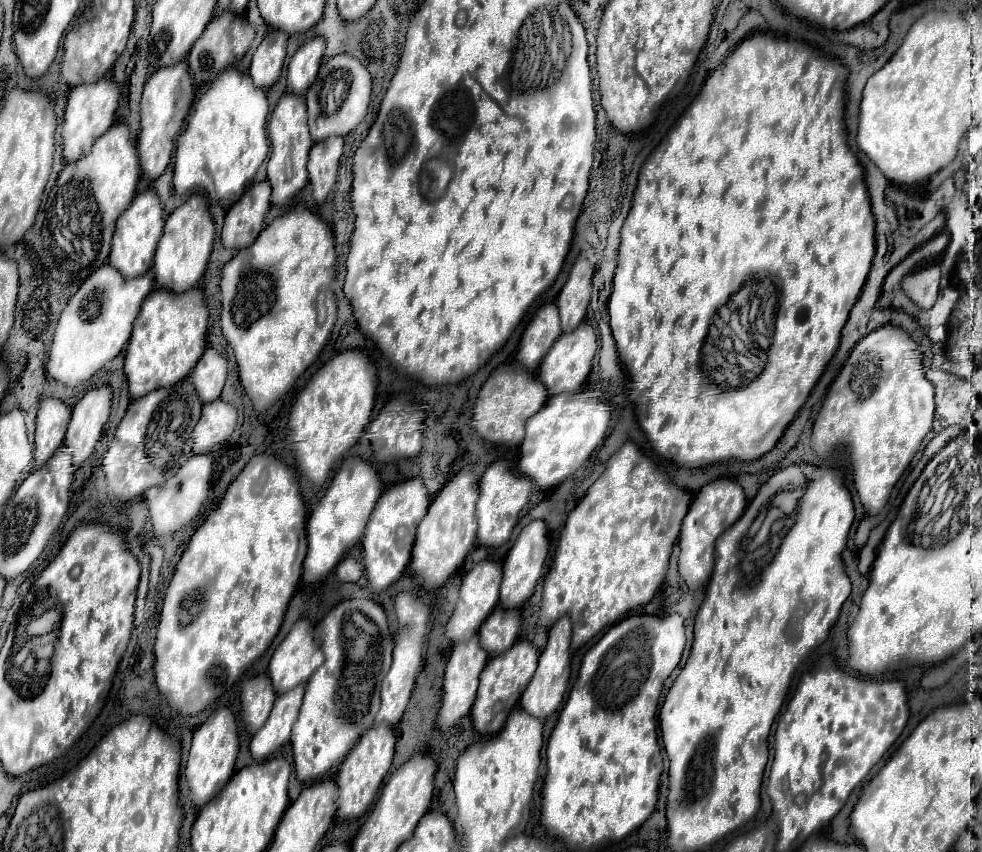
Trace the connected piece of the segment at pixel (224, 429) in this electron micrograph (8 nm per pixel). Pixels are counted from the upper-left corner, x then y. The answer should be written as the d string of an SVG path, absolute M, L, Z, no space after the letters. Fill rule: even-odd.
M215 400L203 406L199 424L193 430L193 454L211 452L213 446L225 442L237 426L237 410L233 404Z

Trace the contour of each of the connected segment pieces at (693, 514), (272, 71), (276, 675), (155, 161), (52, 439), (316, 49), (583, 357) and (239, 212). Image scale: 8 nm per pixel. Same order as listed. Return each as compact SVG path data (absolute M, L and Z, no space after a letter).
M717 478L709 484L705 484L697 498L693 500L687 516L683 518L683 528L679 534L679 574L687 582L691 590L697 590L709 582L709 576L713 572L713 550L715 550L715 540L729 528L733 526L739 516L743 514L747 506L747 498L743 488L729 478Z
M279 30L267 32L263 42L259 44L257 52L253 54L253 62L249 68L249 74L259 88L273 86L283 70L285 62L285 48L287 48L287 34Z
M299 618L269 662L269 676L277 694L307 682L323 664L323 652L315 640L315 626L307 618Z
M185 62L175 64L171 68L159 68L145 82L143 98L141 98L141 132L137 140L141 170L145 178L155 180L167 168L175 148L175 140L181 132L183 120L191 108L191 102L193 102L193 80L189 78Z
M43 398L37 412L35 430L35 468L41 468L63 444L71 408L57 398Z
M315 36L307 40L291 58L287 66L287 88L293 94L305 94L315 82L317 70L325 52L325 38Z
M585 320L585 324L579 324L575 332L569 332L567 336L559 336L559 340L551 346L551 352L543 358L543 364L539 366L539 380L543 380L547 392L561 394L561 392L577 392L581 384L587 380L591 372L591 360L597 350L597 338L591 328L591 324Z
M267 182L253 184L241 198L231 206L225 216L221 240L225 248L241 250L255 242L263 228L265 214L269 210L271 186Z

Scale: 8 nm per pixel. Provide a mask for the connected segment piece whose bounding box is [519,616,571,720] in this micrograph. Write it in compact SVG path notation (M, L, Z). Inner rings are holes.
M563 616L563 620L557 620L551 630L549 630L549 640L547 640L547 646L545 650L541 652L539 656L539 664L537 664L537 670L529 682L529 686L525 688L519 704L521 708L535 716L535 718L541 718L545 720L549 714L553 714L561 702L563 702L563 696L565 696L565 690L567 690L567 682L569 682L569 674L571 674L571 620L567 620L567 616Z

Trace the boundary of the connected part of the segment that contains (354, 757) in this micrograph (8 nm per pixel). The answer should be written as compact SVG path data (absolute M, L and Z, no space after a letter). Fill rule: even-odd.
M375 724L367 732L363 732L363 736L355 744L355 748L349 752L349 756L345 758L337 774L337 786L339 786L337 816L339 818L359 818L367 812L367 808L375 800L375 794L385 774L391 768L393 748L395 748L395 732L387 728L387 724Z

